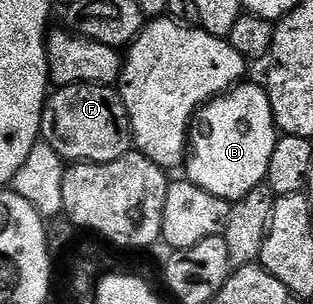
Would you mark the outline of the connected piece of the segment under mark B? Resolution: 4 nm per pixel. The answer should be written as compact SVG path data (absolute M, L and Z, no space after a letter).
M245 84L234 85L198 109L189 126L187 160L183 165L189 172L186 173L188 180L230 203L266 184L271 151L275 151L279 140L268 92L262 86L260 89L257 85Z

